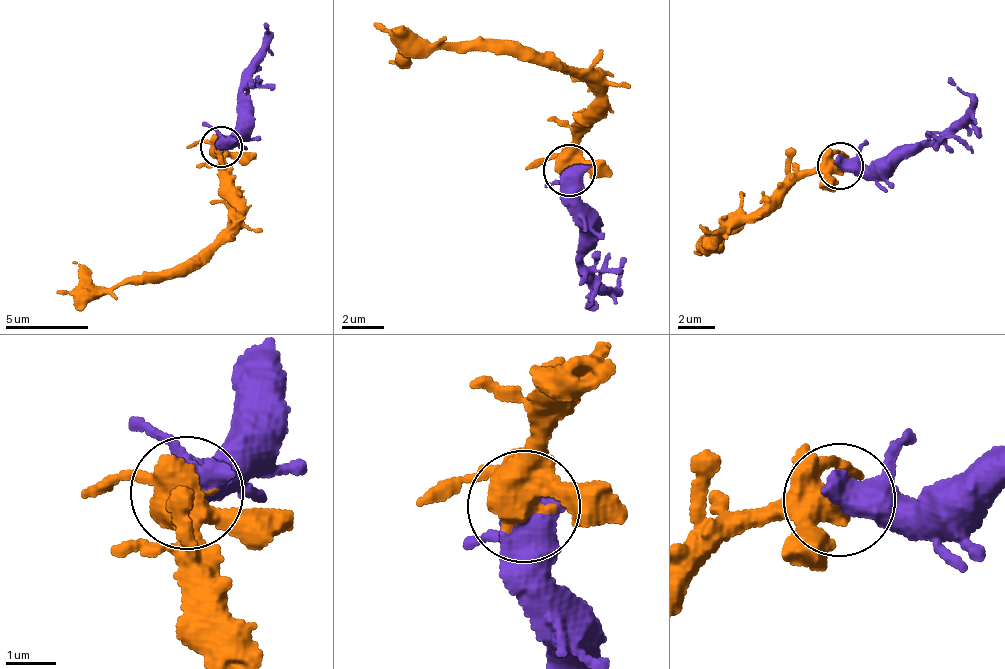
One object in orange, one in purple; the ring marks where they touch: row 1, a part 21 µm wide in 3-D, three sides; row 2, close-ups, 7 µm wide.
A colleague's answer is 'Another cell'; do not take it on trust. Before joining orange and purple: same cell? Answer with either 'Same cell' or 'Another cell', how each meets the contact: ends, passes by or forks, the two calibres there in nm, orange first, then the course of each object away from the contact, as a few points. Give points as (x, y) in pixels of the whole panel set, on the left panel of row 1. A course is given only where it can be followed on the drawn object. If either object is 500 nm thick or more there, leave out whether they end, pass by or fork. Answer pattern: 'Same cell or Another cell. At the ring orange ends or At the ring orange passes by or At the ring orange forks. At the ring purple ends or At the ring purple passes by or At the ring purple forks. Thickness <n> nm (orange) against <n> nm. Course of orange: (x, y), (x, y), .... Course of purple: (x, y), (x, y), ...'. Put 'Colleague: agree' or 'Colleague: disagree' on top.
Colleague: disagree
Same cell. At the ring orange forks. At the ring purple passes by. Thickness 460 nm (orange) against 480 nm. Course of orange: (222, 147), (218, 164), (234, 192), (233, 221), (171, 269), (118, 282), (105, 292), (72, 289), (57, 293). Course of purple: (222, 147), (235, 129), (248, 63), (263, 35), (263, 22)

